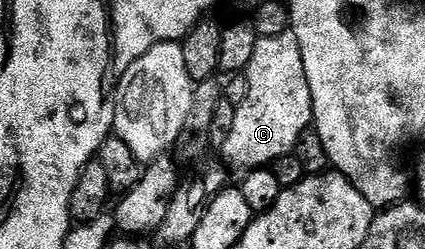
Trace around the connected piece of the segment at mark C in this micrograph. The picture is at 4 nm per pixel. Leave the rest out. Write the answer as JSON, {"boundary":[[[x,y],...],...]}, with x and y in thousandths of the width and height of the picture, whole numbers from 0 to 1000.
{"boundary":[[[687,129],[609,153],[598,221],[579,281],[586,365],[569,422],[555,430],[551,510],[532,542],[522,631],[548,683],[581,687],[638,667],[656,631],[675,631],[694,602],[704,550],[736,498],[729,333],[720,317],[720,269],[711,269],[711,189],[701,189],[701,141]]]}

